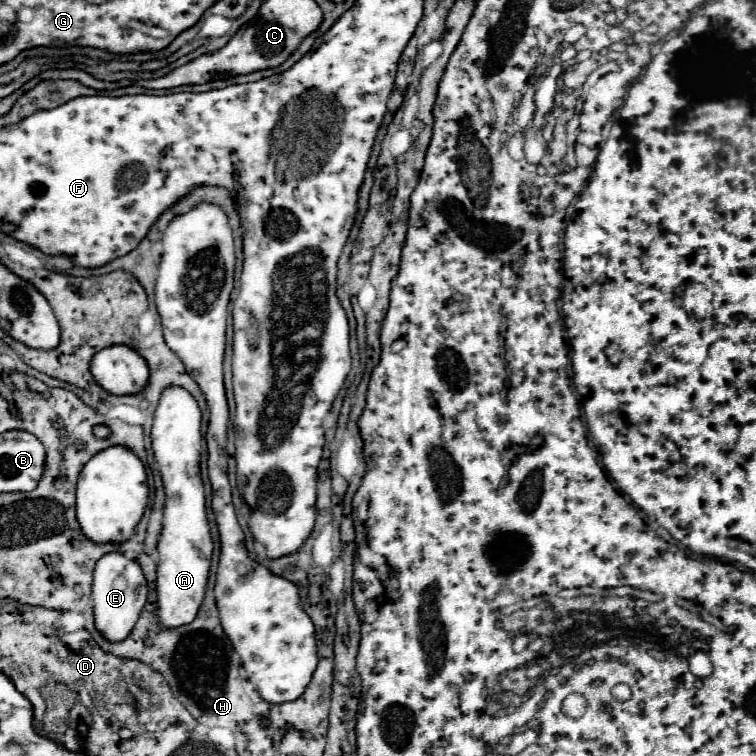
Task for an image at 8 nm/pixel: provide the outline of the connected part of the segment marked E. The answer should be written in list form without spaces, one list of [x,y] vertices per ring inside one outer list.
[[[106,553],[106,557],[98,559],[92,583],[92,601],[94,601],[96,629],[108,641],[124,641],[130,635],[142,611],[140,607],[146,605],[146,599],[148,599],[148,585],[138,561],[128,559],[124,553]]]

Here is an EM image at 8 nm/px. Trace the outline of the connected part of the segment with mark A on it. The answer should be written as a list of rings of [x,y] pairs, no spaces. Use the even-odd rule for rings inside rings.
[[[170,385],[162,391],[160,403],[154,413],[152,425],[152,449],[158,461],[158,469],[164,481],[166,491],[166,507],[164,507],[164,527],[158,541],[158,621],[164,629],[180,627],[190,623],[198,607],[202,605],[208,571],[210,571],[210,555],[212,555],[212,537],[206,519],[206,503],[204,503],[204,485],[200,479],[200,433],[202,413],[196,399],[182,387]],[[176,523],[186,523],[186,535],[180,535],[180,527]]]

